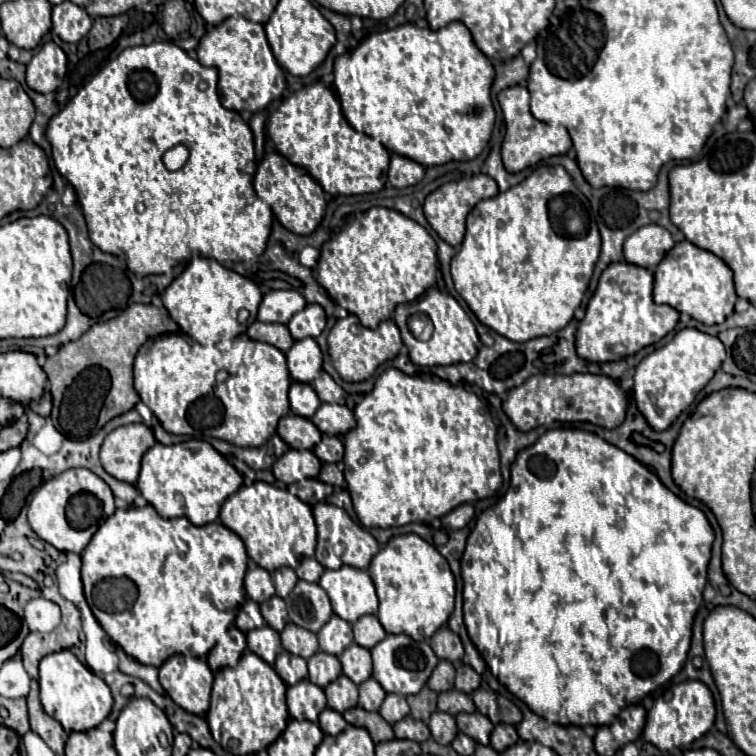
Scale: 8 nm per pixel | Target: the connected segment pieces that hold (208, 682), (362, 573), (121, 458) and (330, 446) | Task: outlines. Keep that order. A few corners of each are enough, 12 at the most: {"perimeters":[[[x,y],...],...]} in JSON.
{"perimeters":[[[175,654],[159,682],[187,712],[207,712],[213,672],[207,660]],[[325,570],[319,586],[333,612],[351,624],[377,614],[367,570]],[[143,422],[119,426],[101,446],[113,478],[135,484],[155,442]],[[323,434],[313,450],[321,462],[341,462],[341,438]]]}

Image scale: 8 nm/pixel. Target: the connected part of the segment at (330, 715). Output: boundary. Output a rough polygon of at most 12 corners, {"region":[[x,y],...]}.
{"region":[[331,708],[319,714],[319,728],[335,736],[347,728],[343,716]]}

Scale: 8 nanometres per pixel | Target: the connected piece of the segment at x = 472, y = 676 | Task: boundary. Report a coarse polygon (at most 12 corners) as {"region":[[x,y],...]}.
{"region":[[467,664],[457,666],[455,688],[471,694],[479,688],[479,674]]}

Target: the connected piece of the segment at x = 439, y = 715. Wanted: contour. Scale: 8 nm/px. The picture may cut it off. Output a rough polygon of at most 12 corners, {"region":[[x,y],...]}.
{"region":[[433,712],[429,730],[439,744],[451,744],[457,726],[445,712]]}

